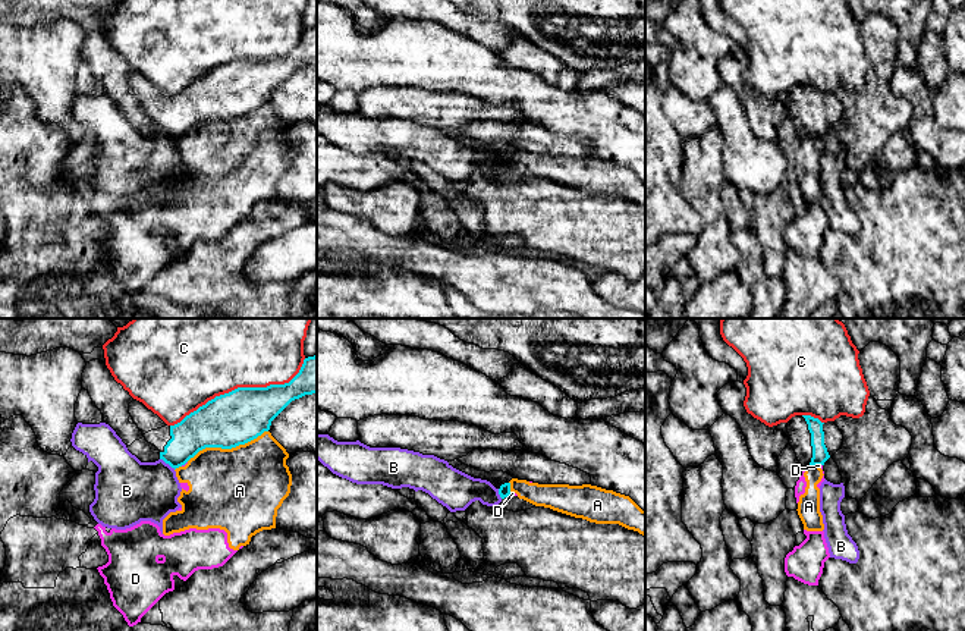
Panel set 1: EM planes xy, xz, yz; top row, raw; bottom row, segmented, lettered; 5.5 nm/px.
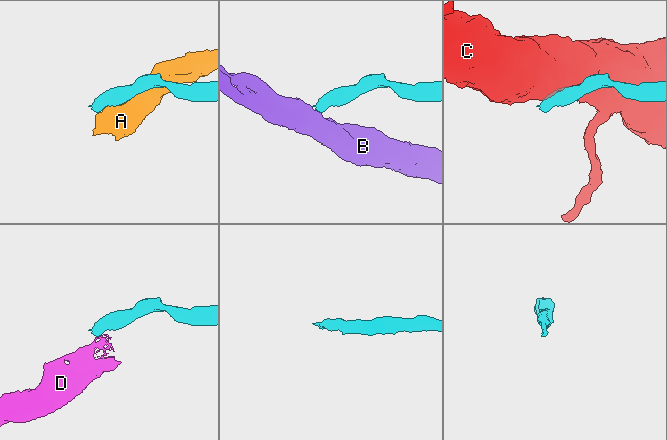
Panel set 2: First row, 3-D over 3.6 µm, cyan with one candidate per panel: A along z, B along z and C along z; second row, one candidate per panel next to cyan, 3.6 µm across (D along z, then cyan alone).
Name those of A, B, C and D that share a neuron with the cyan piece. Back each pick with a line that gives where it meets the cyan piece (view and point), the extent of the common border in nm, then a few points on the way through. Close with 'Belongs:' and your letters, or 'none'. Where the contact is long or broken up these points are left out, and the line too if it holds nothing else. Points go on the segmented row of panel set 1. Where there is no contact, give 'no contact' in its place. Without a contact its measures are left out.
Belongs: none

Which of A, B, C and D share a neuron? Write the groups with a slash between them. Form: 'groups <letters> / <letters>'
groups A D / B / C

